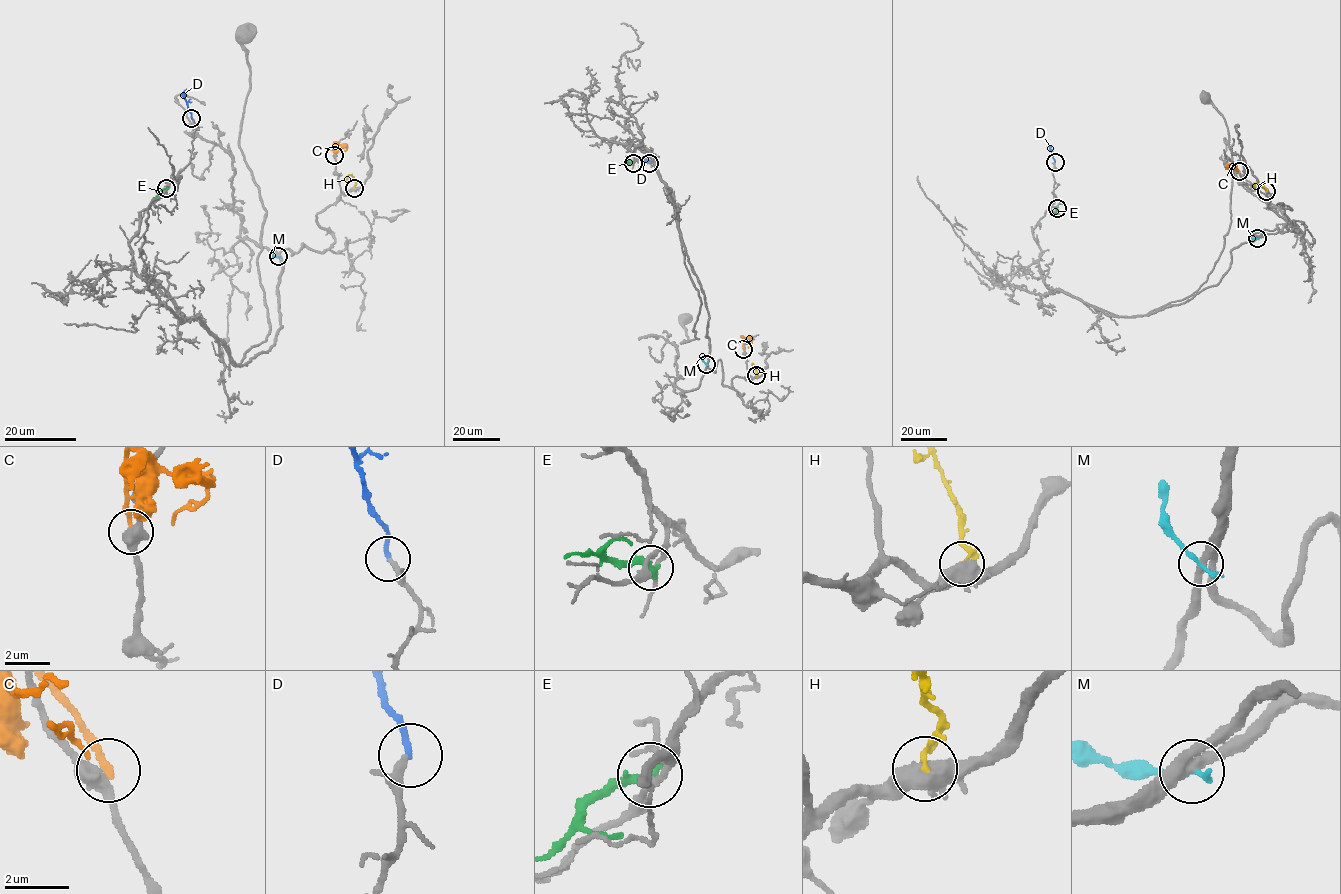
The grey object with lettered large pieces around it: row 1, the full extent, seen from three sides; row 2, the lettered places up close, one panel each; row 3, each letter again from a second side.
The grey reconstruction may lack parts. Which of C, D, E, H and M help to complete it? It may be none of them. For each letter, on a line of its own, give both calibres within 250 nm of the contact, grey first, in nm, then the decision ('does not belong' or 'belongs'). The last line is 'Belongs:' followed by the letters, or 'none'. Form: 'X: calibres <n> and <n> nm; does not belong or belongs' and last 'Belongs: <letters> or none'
C: calibres 460 and 200 nm; does not belong
D: calibres 180 and 190 nm; belongs
E: calibres 140 and 360 nm; does not belong
H: calibres 440 and 130 nm; does not belong
M: calibres 360 and 240 nm; does not belong
Belongs: D

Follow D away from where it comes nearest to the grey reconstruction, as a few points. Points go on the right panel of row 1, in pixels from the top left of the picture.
D: (1055, 162), (1049, 143)

